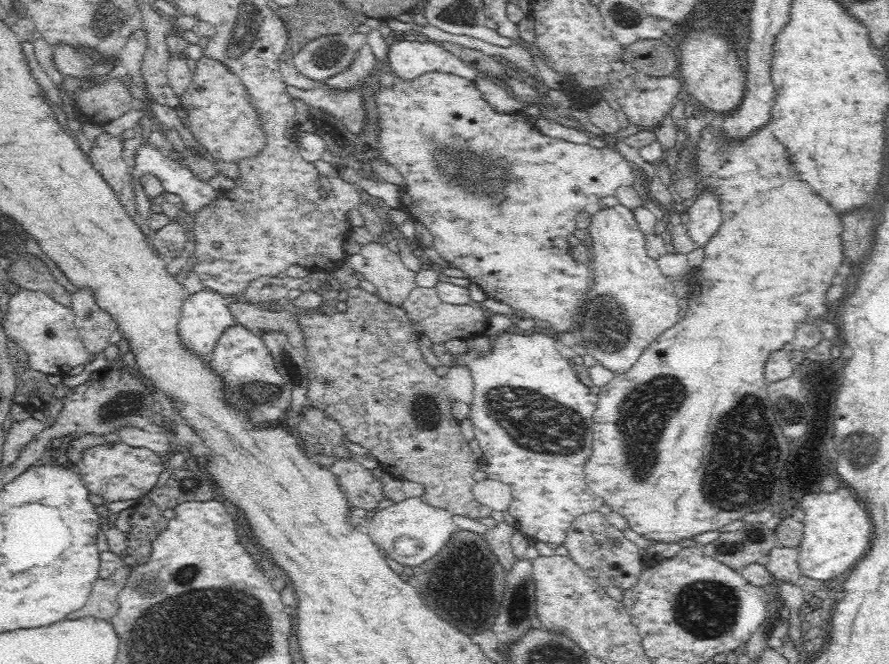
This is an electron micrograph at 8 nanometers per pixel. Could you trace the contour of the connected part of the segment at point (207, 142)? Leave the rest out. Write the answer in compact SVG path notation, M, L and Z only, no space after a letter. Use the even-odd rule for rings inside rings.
M204 53L193 60L190 69L192 85L183 99L182 96L177 98L180 108L186 114L186 130L196 138L199 150L214 160L234 164L258 155L267 144L266 133L262 129L258 110L250 102L248 90L240 78L234 75L228 65Z

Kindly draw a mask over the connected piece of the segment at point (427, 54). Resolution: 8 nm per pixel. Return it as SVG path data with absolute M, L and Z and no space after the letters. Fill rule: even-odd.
M408 40L393 41L388 46L388 58L393 77L413 80L424 73L450 73L472 82L479 76L485 76L481 70L472 70L454 53L446 51L438 42Z

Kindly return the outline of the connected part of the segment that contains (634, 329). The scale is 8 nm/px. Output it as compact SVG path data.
M624 205L604 208L591 215L590 247L591 278L590 286L583 292L576 311L576 332L580 332L581 344L584 345L599 365L614 374L627 372L648 346L665 328L680 319L678 295L674 293L671 278L659 269L656 259L647 254L644 233L638 227L634 211Z

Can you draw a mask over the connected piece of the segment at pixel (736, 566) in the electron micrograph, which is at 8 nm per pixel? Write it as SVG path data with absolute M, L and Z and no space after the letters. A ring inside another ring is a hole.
M761 523L746 524L744 530L721 533L713 542L699 546L706 556L736 572L757 564L760 558L769 556L772 548L783 547L775 532L769 531Z

